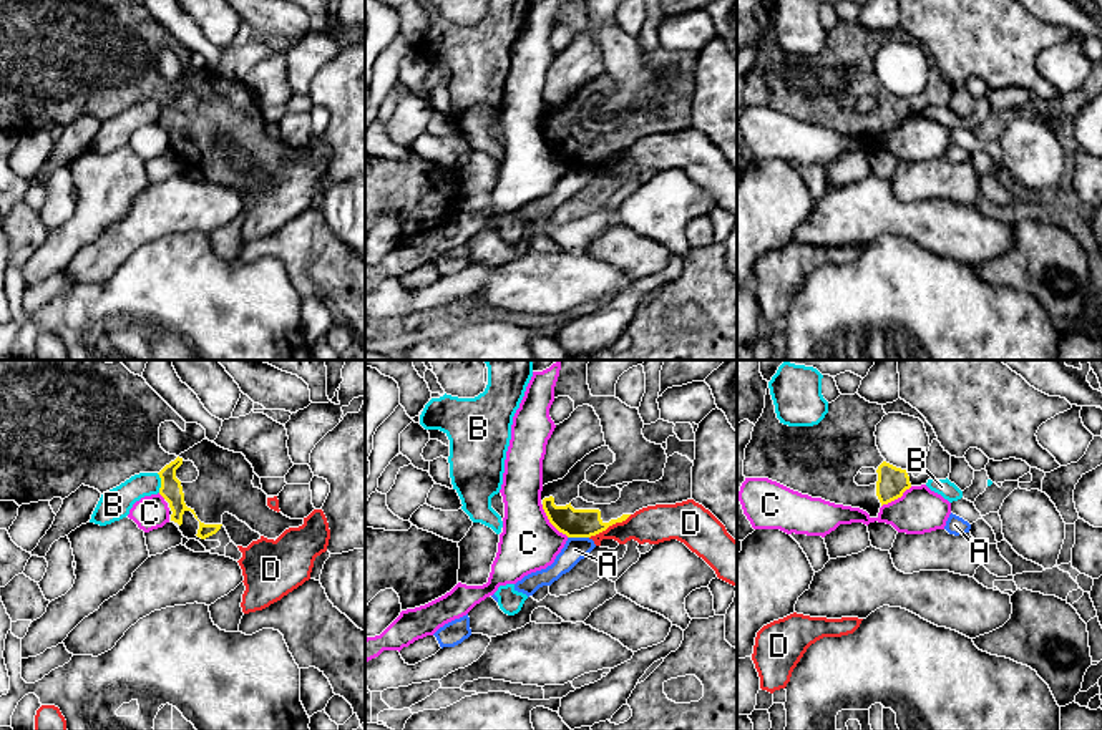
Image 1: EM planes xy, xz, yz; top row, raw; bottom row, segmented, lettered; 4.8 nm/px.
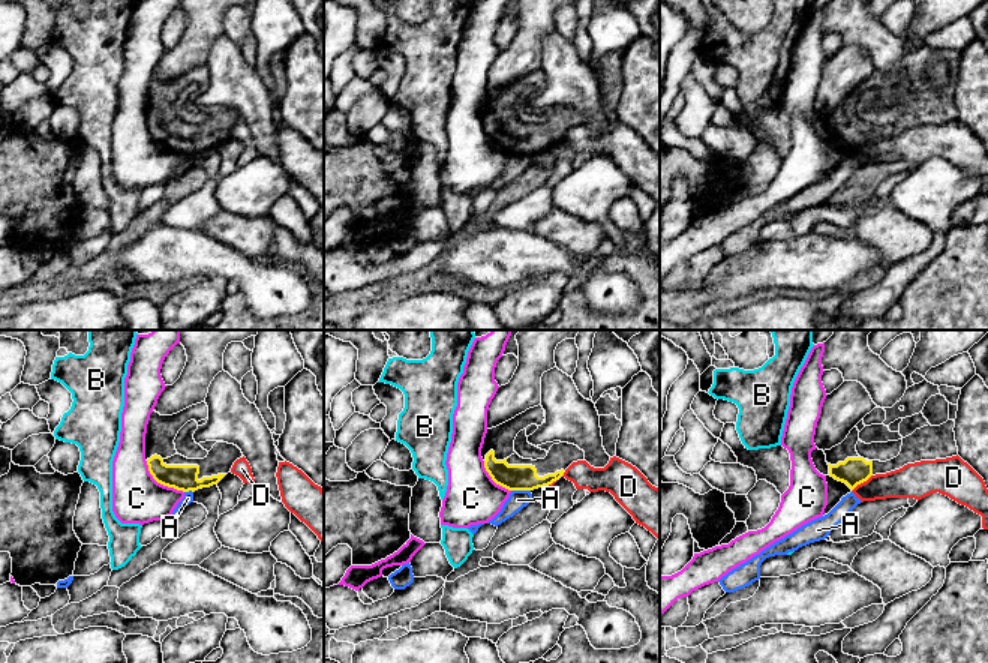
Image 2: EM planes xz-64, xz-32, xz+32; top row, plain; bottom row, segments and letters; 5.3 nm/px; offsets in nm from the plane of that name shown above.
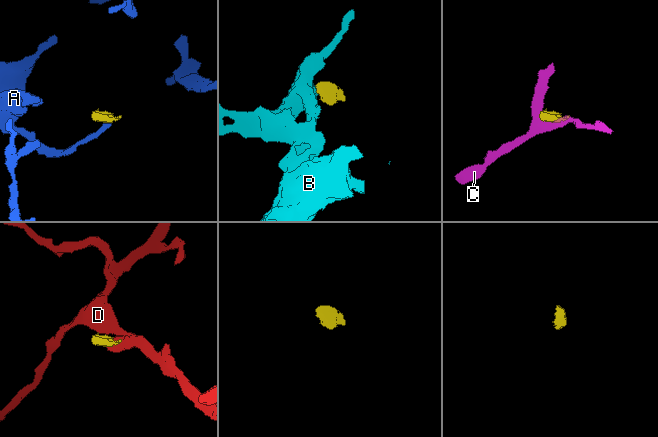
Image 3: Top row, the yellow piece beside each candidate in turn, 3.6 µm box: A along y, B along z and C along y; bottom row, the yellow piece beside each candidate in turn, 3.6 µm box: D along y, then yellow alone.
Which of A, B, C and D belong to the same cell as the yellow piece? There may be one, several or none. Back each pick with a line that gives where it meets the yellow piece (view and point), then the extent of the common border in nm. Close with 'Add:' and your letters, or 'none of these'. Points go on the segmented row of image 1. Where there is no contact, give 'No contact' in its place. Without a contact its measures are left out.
Add: none of these

